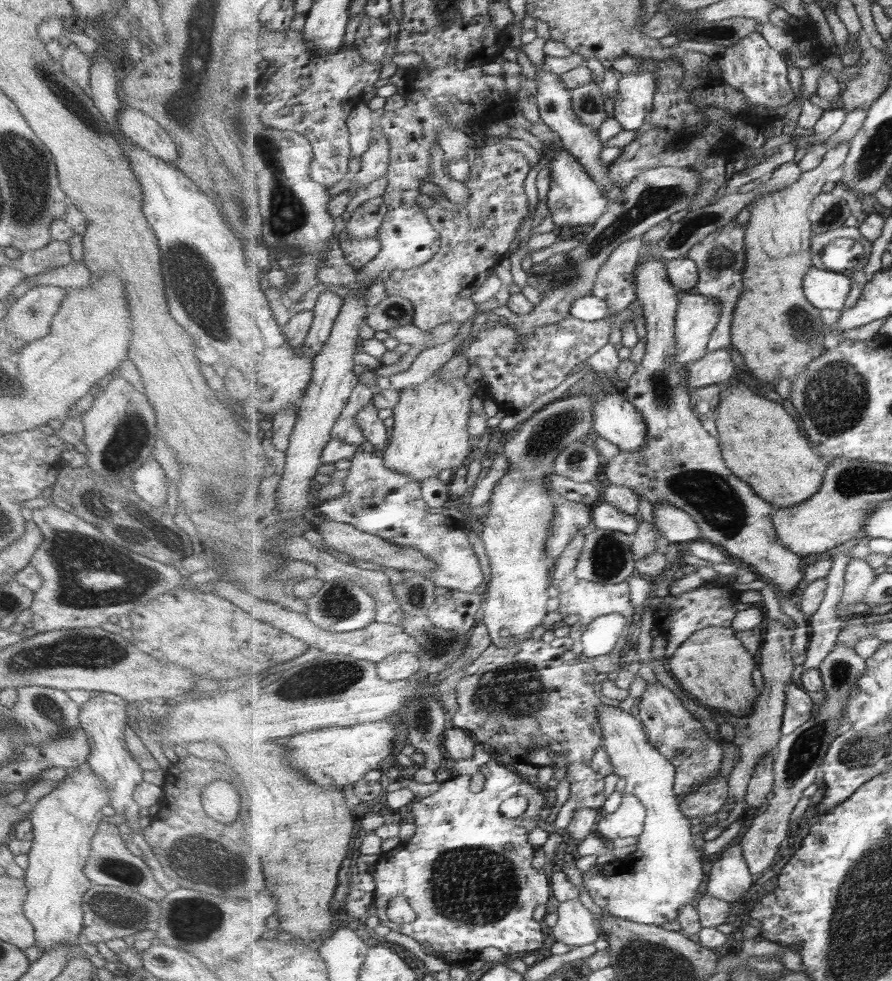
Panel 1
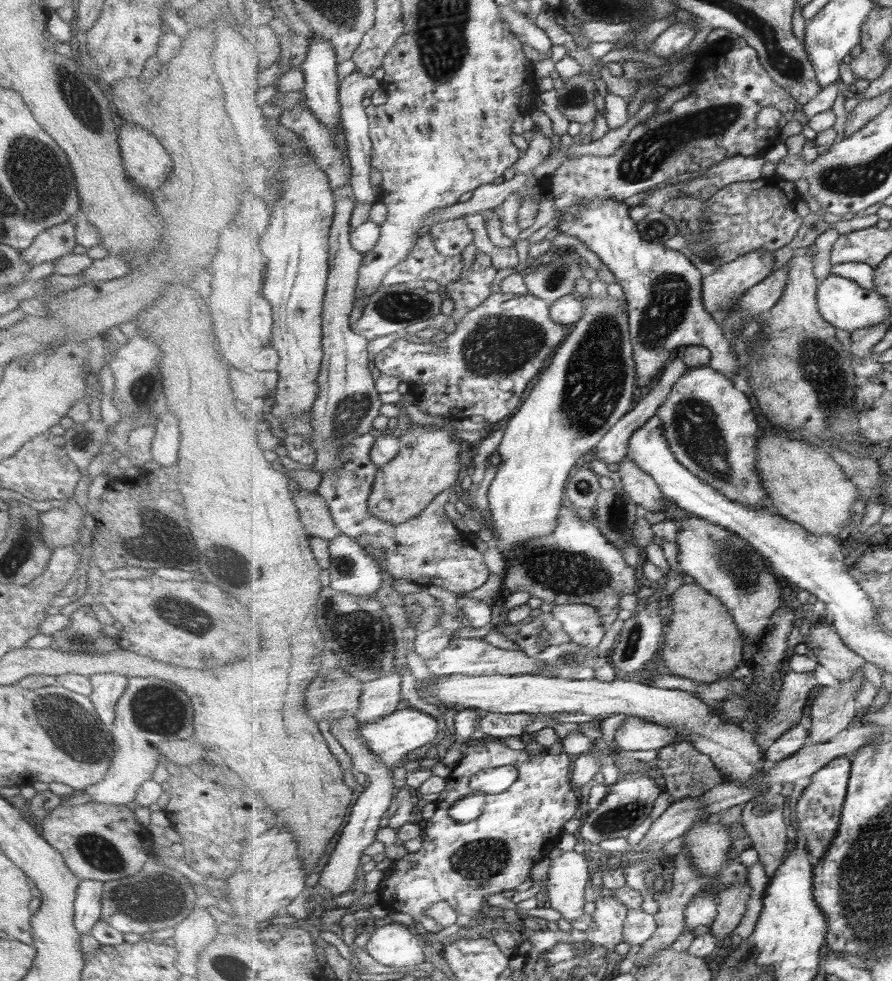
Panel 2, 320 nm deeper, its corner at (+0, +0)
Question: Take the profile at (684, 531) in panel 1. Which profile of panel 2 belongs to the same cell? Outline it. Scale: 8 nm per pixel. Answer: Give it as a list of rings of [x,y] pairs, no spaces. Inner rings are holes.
[[[625,457],[618,466],[618,476],[622,487],[630,494],[630,497],[651,512],[663,511],[664,494],[648,472],[645,472],[631,457]]]

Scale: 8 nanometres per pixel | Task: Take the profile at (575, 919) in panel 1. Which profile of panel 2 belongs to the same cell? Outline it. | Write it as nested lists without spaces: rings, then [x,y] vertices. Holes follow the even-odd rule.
[[[555,848],[549,854],[549,859],[552,864],[547,870],[547,882],[545,884],[548,898],[551,902],[551,907],[561,913],[561,916],[567,921],[577,920],[581,918],[585,912],[585,888],[590,884],[592,878],[591,862],[587,860],[587,856],[582,852],[575,852],[575,850],[559,850]]]

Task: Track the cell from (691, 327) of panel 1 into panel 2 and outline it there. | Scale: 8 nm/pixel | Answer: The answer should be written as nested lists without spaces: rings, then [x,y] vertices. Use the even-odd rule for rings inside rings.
[[[749,252],[743,258],[737,258],[735,262],[727,262],[720,266],[715,273],[704,277],[702,282],[703,306],[709,314],[715,315],[719,310],[727,308],[735,300],[740,300],[747,290],[764,282],[775,271],[775,256],[772,252]]]

